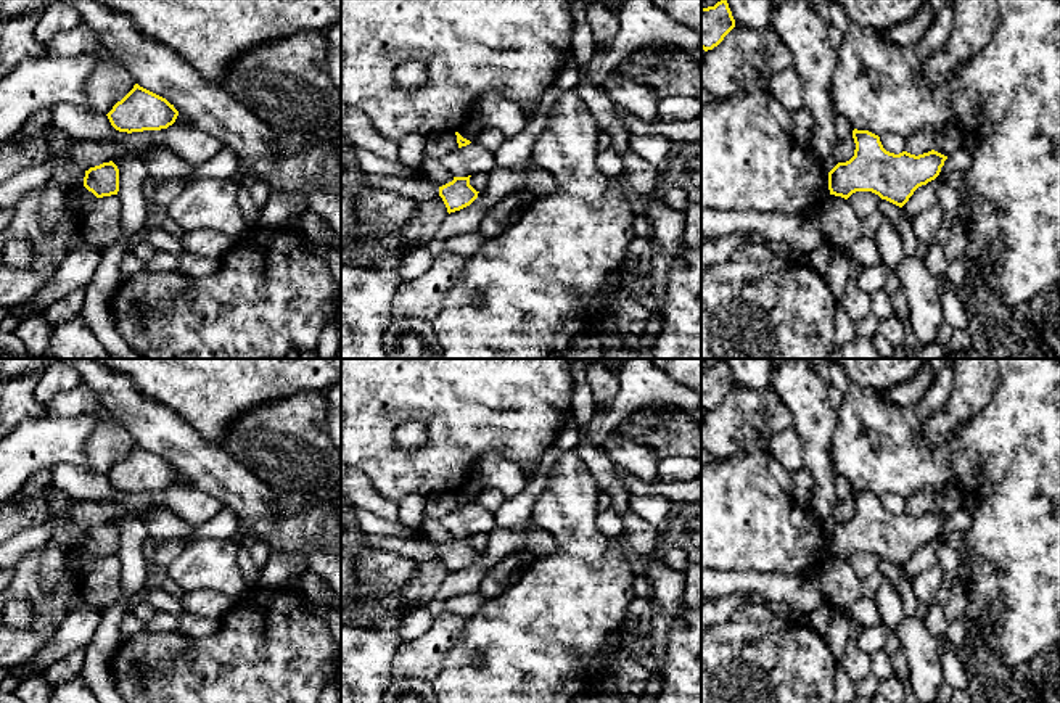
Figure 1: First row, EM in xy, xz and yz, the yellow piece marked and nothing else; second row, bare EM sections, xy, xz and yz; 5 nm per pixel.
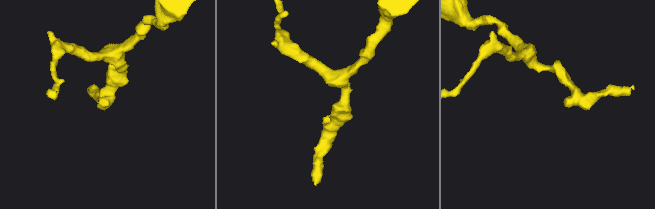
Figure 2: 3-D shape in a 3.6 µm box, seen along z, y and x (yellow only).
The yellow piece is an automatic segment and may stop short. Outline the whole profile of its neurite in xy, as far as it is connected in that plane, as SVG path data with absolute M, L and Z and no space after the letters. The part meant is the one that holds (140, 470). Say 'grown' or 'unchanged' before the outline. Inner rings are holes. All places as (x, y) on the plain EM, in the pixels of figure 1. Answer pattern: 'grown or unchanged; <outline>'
unchanged; M135 444L106 476L116 491L132 494L167 489L179 471L166 458Z

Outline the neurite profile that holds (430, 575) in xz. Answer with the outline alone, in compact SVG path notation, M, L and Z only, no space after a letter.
M441 557L417 561L413 578L394 594L383 595L380 606L391 613L405 615L413 608L426 606L447 578L447 568Z

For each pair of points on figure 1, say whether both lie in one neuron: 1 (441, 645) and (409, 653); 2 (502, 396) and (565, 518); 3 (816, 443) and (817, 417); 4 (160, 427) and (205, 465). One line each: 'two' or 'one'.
1: one
2: two
3: one
4: one

